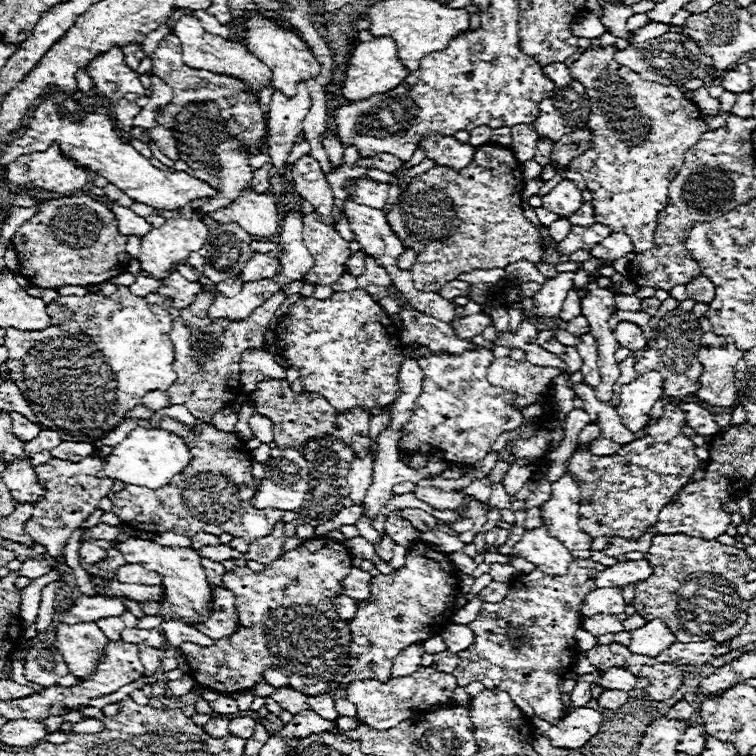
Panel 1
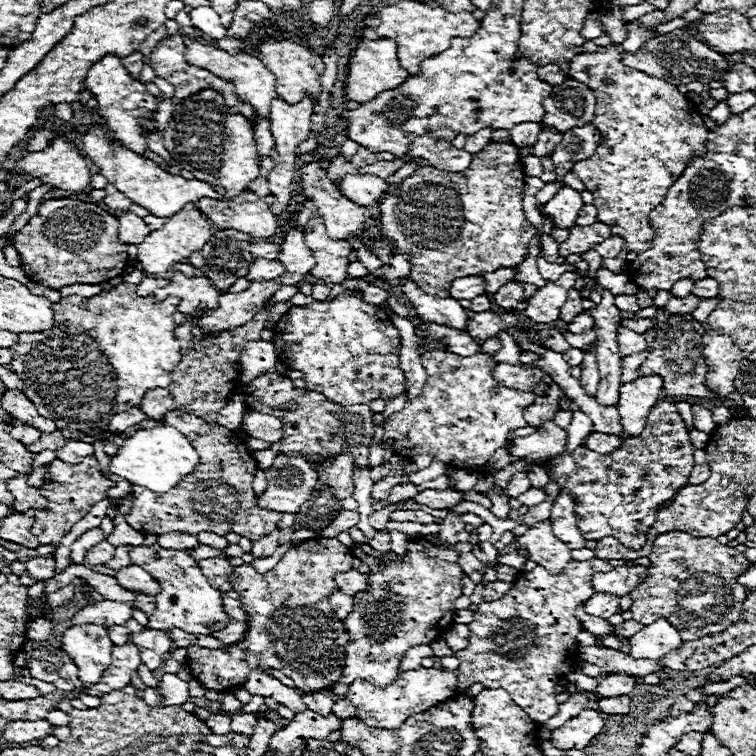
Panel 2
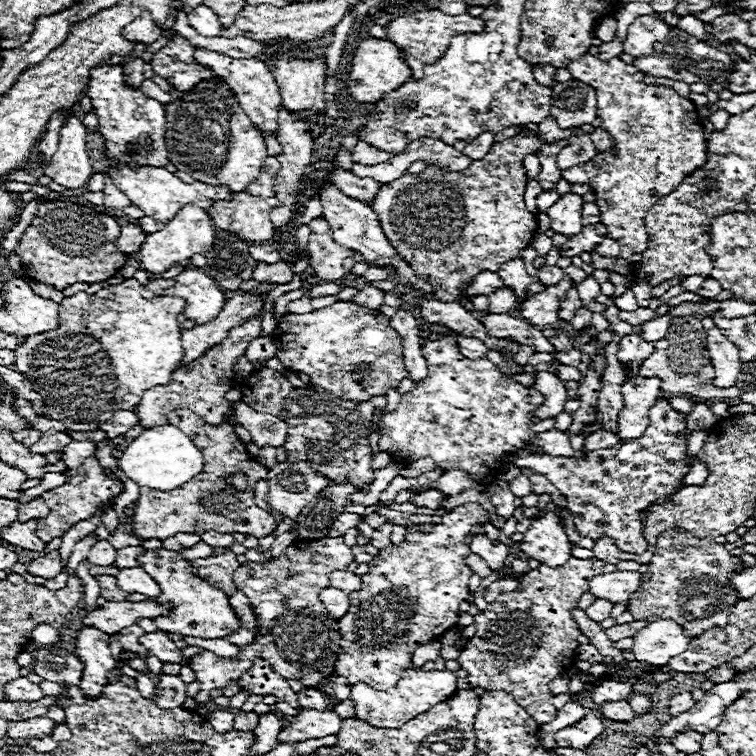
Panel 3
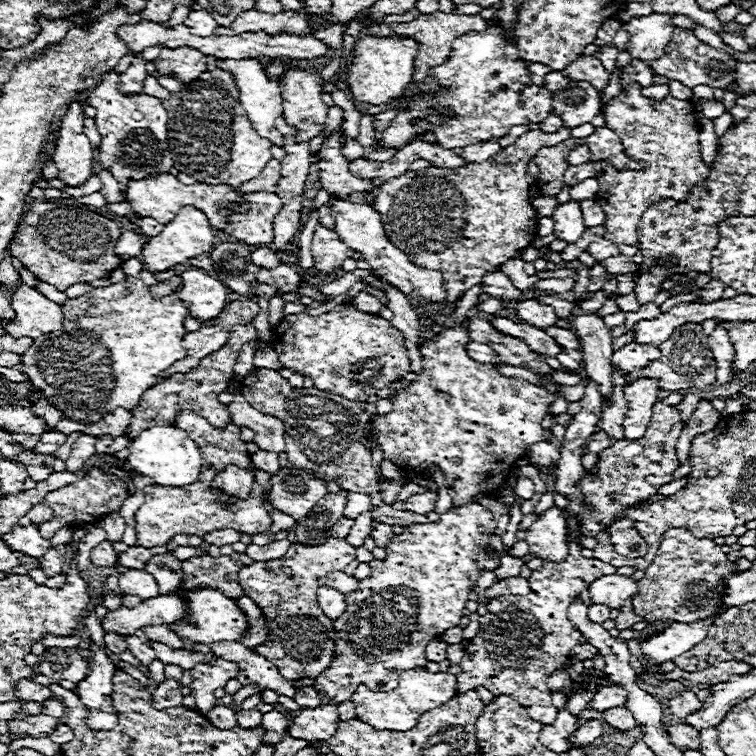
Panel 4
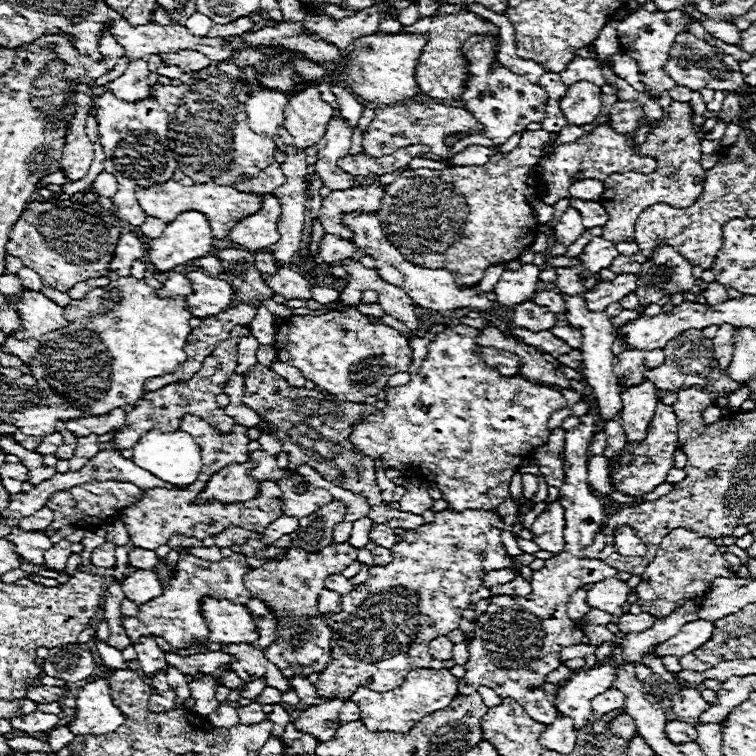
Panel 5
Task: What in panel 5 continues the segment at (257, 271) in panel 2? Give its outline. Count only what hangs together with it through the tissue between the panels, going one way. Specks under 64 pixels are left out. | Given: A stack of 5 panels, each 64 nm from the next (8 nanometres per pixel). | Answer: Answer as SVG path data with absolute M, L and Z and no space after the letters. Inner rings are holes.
M278 268L274 276L262 276L264 282L286 300L312 300L310 282L292 268Z

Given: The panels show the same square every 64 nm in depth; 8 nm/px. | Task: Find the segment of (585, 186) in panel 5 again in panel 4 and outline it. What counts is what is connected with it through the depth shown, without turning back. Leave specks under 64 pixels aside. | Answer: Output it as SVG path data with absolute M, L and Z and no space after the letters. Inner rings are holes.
M596 178L594 180L584 180L578 186L570 188L570 198L572 200L590 200L590 198L598 196L598 192L600 192L600 182Z

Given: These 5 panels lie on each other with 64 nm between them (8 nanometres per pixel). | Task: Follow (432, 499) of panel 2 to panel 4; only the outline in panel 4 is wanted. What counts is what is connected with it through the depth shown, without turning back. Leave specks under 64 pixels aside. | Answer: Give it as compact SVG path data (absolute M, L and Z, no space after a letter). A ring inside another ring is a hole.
M422 492L422 494L412 494L410 498L404 500L404 508L408 508L408 512L432 512L436 506L436 494L434 492Z

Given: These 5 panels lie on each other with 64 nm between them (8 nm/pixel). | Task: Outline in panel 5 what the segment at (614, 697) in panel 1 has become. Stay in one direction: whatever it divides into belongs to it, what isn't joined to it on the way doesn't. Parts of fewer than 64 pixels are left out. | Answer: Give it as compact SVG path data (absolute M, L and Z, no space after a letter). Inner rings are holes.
M622 714L618 716L616 720L612 720L612 724L608 726L612 730L614 736L620 736L624 740L632 740L634 734L636 734L636 726L634 726L634 720L628 716L628 714Z

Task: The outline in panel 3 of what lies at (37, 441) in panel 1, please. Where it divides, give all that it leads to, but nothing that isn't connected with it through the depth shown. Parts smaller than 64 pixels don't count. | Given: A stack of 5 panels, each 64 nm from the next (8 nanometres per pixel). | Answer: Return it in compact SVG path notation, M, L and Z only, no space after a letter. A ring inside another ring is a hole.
M56 432L56 434L42 434L40 440L36 444L32 444L32 452L36 454L48 454L48 452L54 452L58 448L64 448L66 444L70 444L72 438L64 432Z

